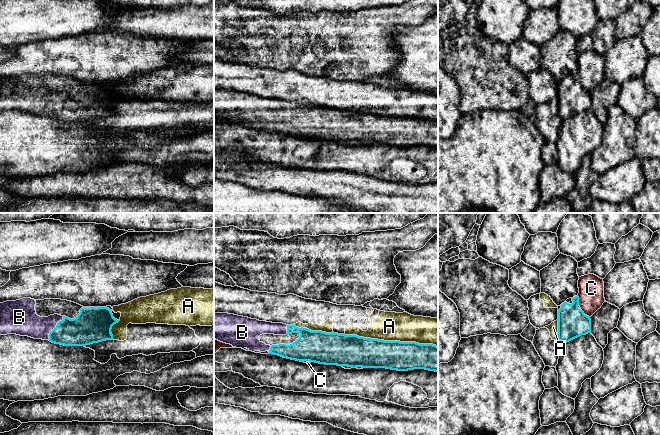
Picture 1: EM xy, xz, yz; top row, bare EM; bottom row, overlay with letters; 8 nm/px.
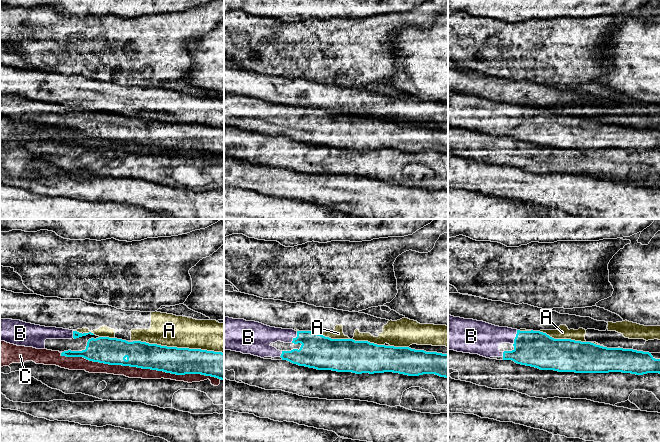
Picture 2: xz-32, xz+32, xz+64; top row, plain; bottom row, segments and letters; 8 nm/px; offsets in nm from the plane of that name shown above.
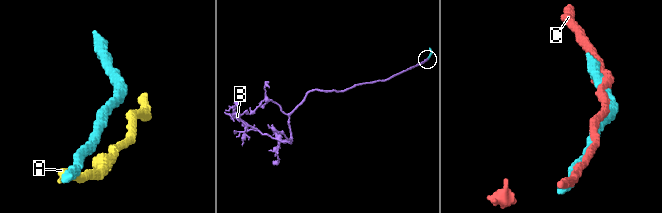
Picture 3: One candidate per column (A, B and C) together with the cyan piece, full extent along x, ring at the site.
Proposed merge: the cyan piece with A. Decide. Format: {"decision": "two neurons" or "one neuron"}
{"decision": "two neurons"}

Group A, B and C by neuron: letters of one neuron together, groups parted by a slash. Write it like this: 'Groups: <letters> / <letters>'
Groups: A / B / C

